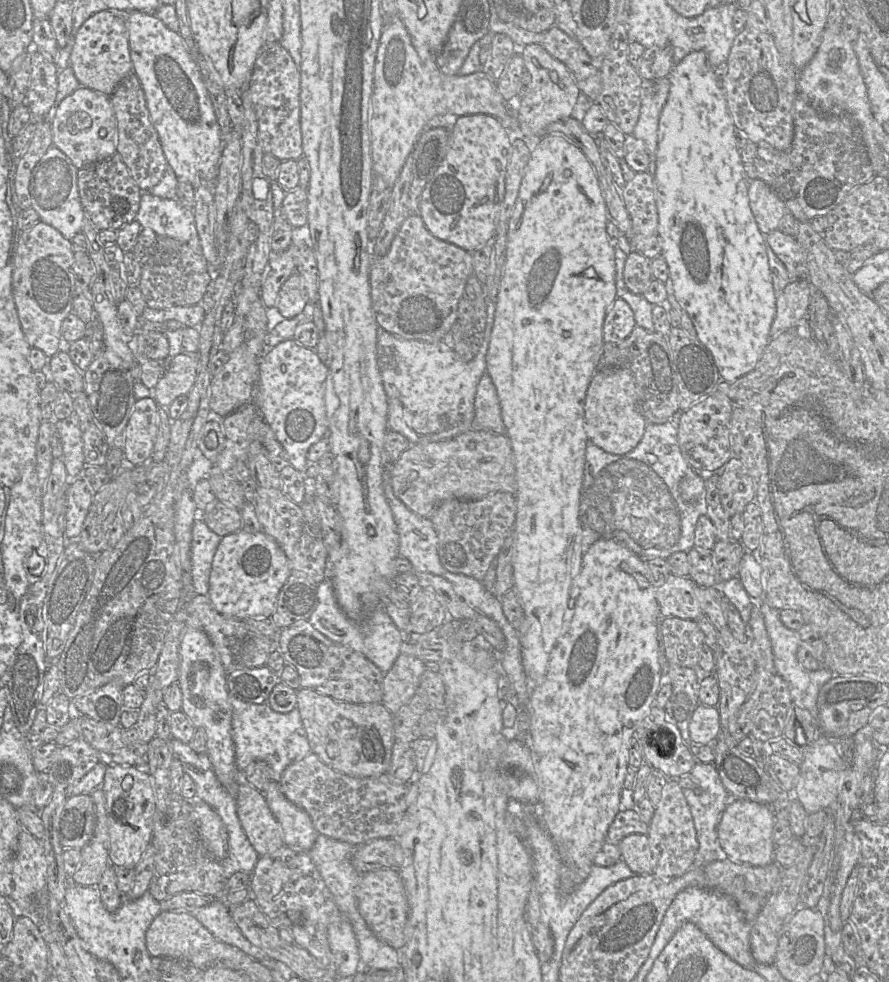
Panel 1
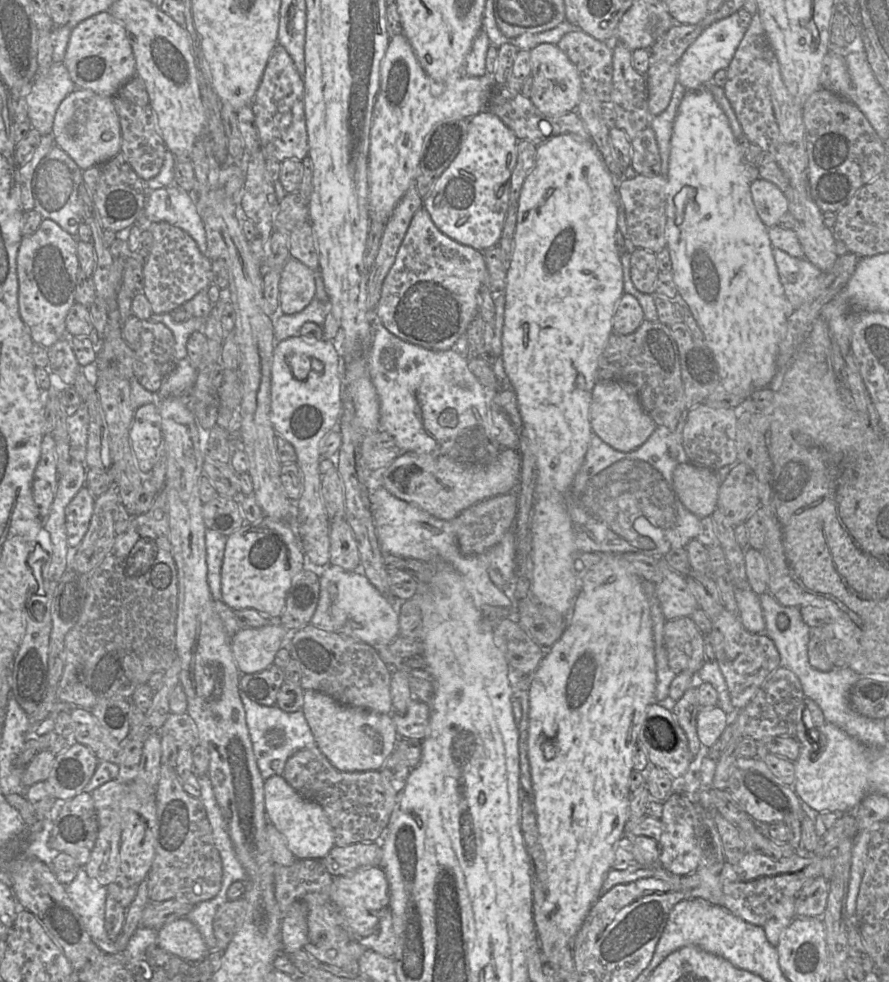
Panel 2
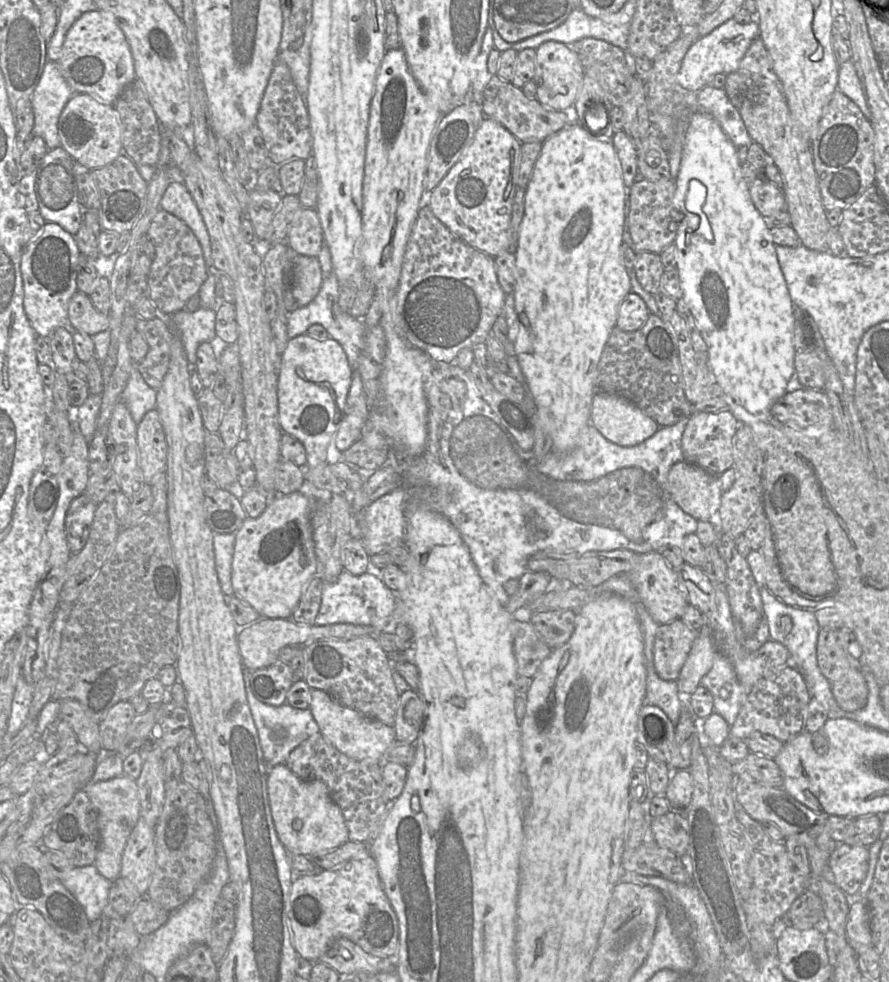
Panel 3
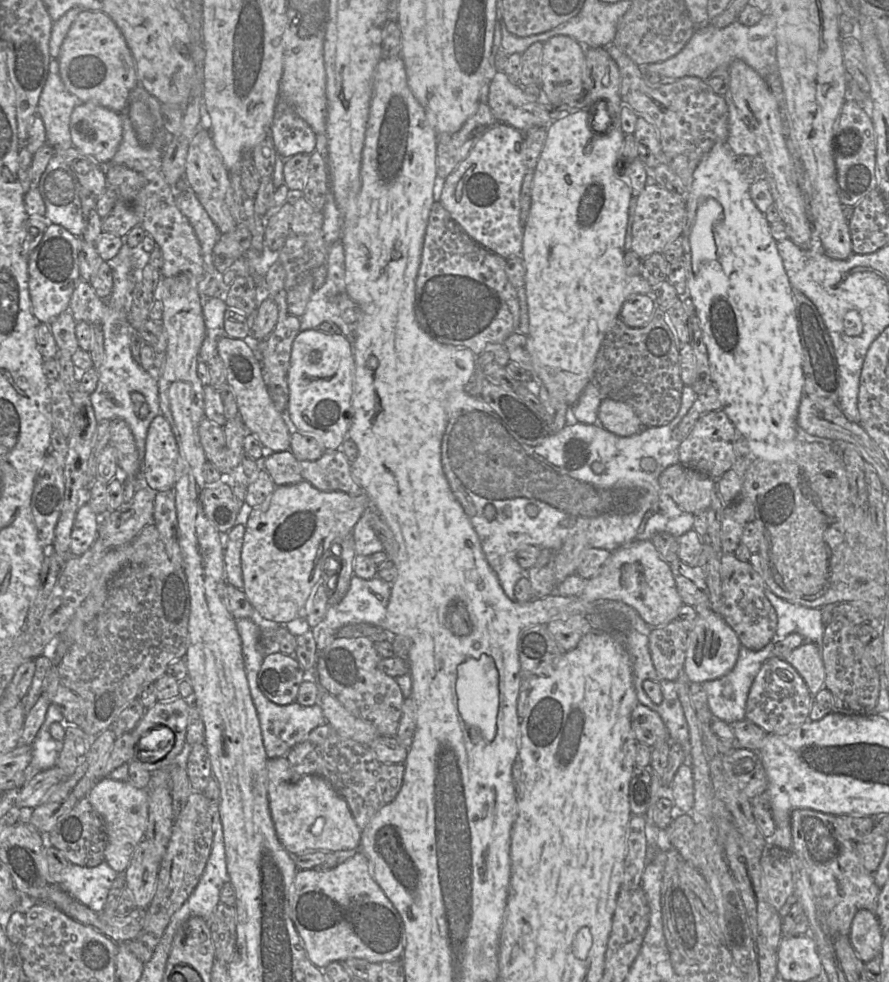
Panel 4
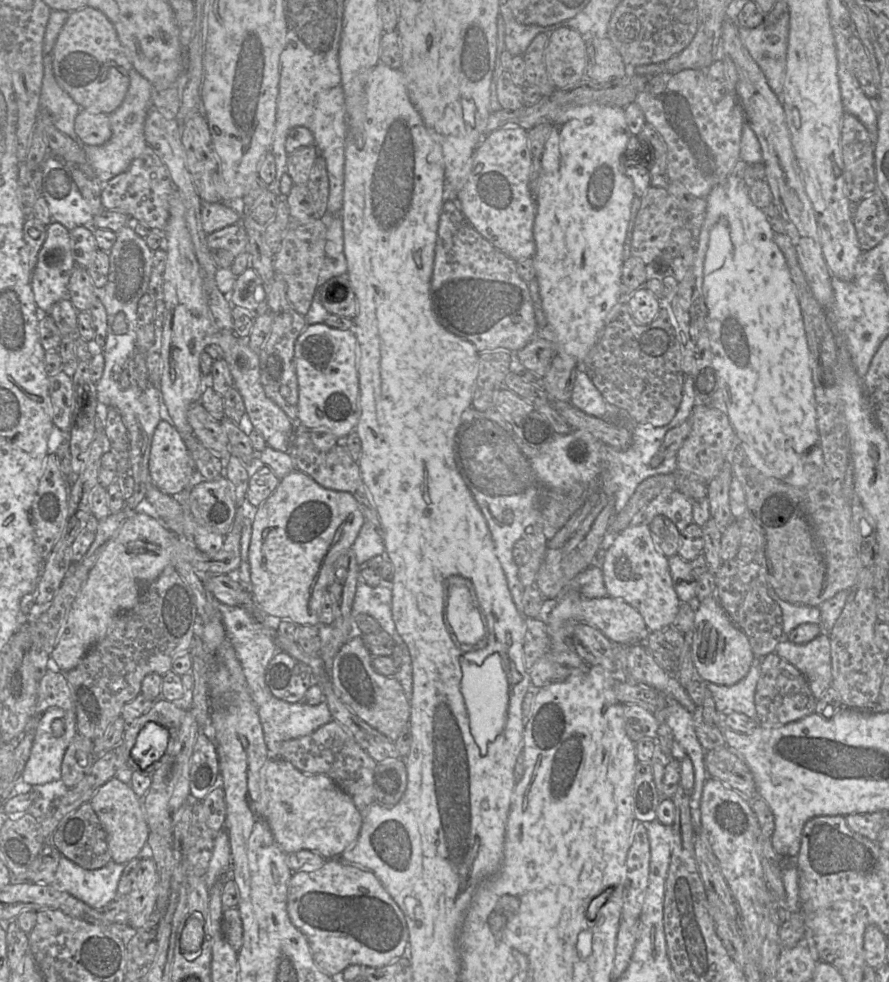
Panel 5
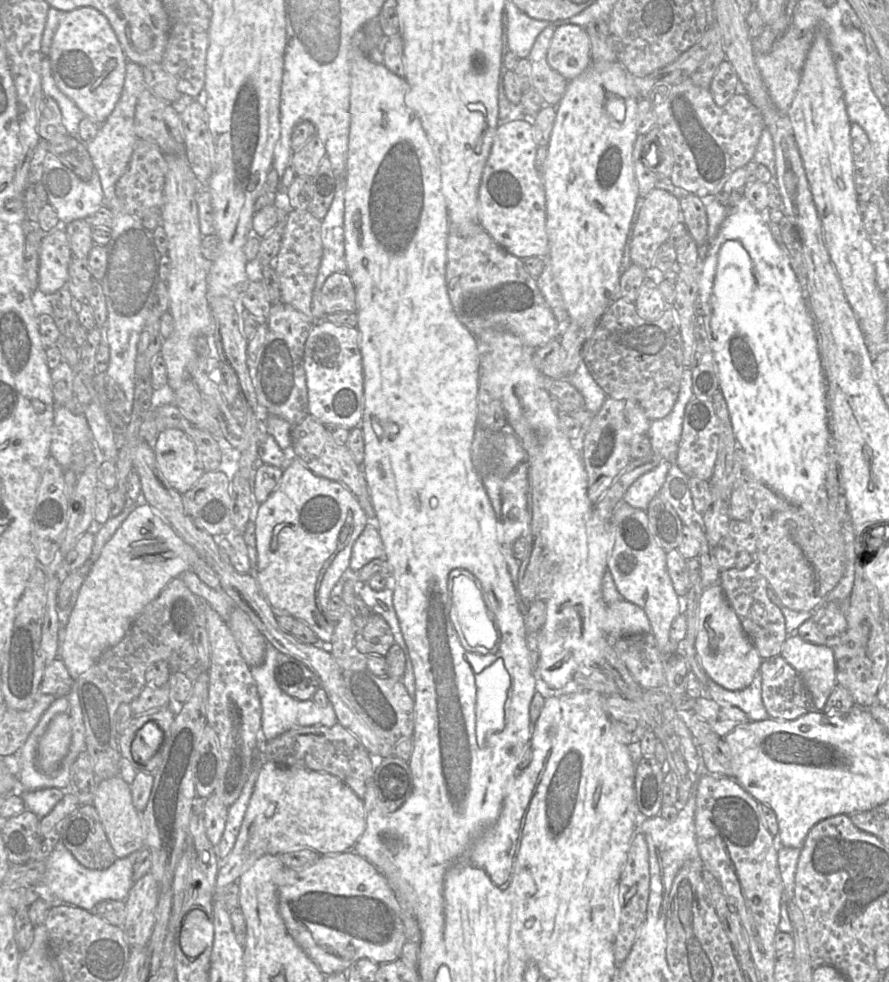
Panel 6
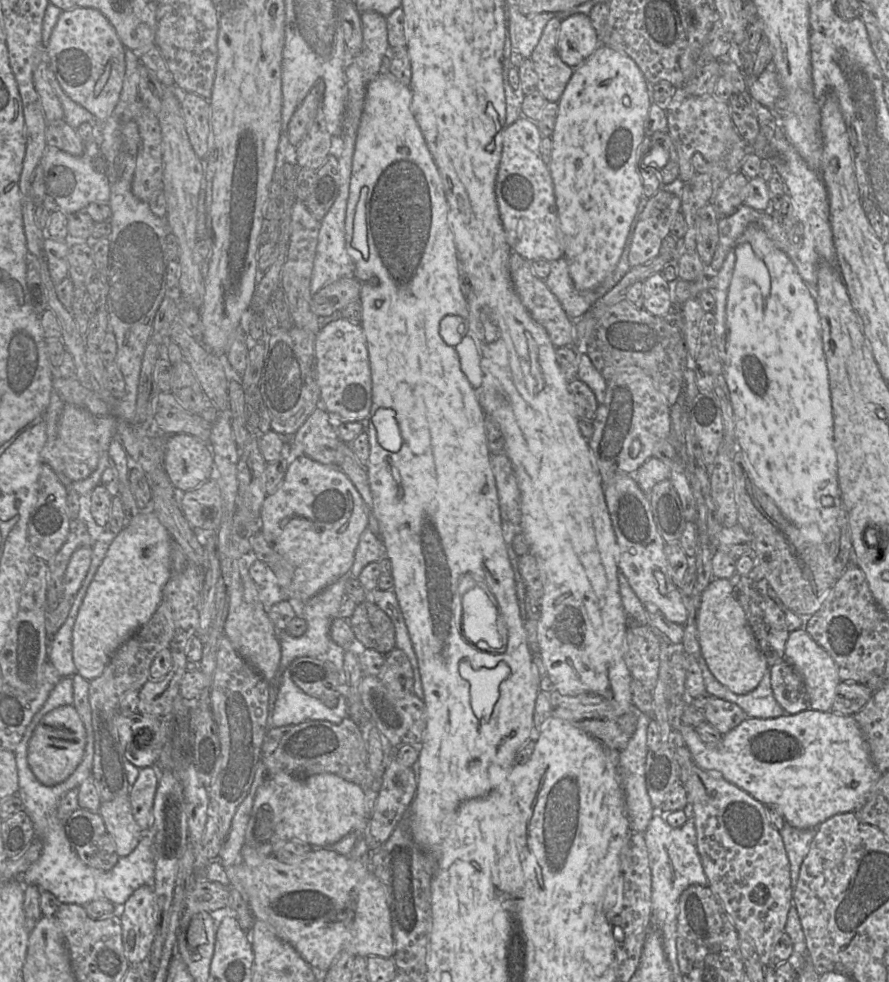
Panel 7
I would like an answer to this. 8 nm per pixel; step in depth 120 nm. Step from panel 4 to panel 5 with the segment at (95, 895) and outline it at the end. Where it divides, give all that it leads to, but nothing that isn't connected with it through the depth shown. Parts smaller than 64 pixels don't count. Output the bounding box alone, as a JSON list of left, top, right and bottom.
[51,856,126,910]

